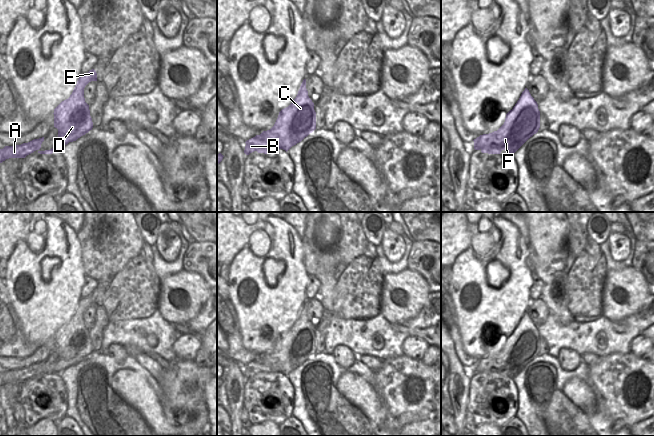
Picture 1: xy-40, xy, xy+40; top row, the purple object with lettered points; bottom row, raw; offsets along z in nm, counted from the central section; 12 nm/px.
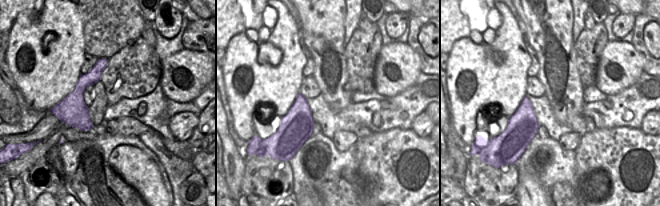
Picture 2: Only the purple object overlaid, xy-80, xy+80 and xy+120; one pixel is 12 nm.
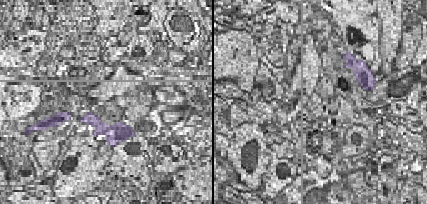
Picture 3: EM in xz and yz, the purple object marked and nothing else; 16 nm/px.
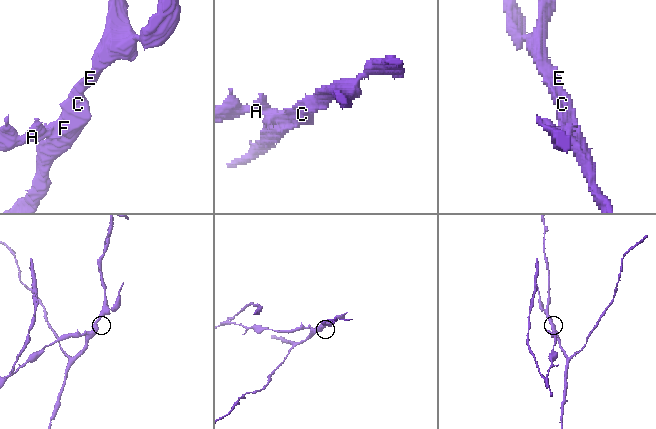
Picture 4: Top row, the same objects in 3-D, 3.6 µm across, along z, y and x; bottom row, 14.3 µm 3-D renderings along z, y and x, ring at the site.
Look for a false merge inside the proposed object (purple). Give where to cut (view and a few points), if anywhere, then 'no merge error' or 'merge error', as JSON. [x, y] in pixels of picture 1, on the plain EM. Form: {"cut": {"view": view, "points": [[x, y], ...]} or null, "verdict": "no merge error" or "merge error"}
{"cut": {"view": "xy", "points": [[255, 360], [258, 362], [270, 362], [276, 369]]}, "verdict": "merge error"}

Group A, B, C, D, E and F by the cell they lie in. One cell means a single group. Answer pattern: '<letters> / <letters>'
A B / C D E F

